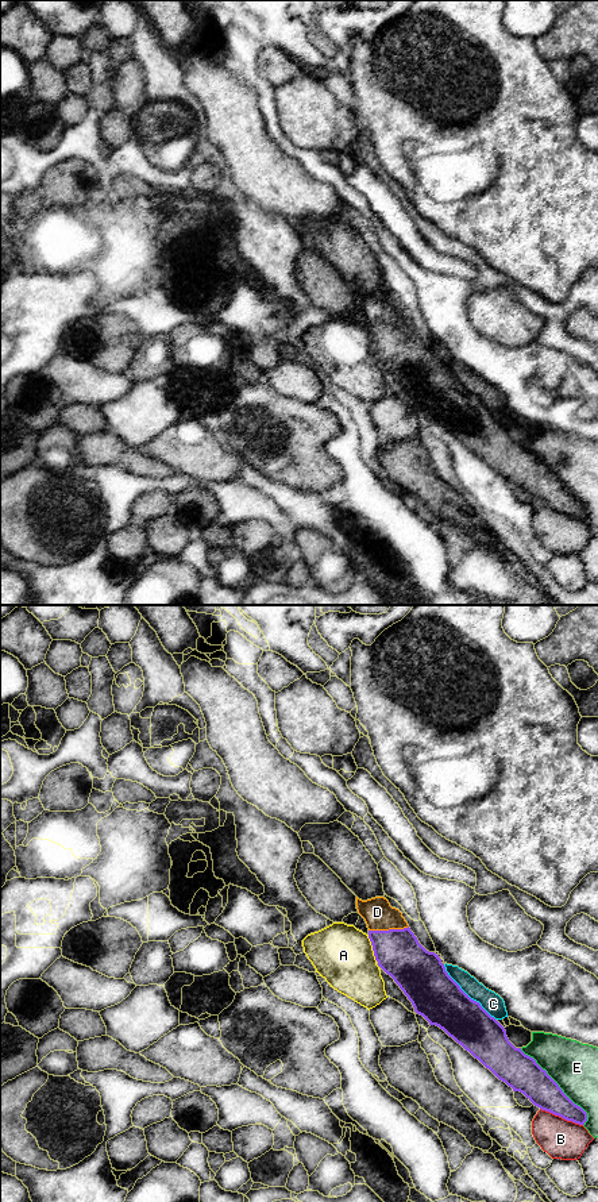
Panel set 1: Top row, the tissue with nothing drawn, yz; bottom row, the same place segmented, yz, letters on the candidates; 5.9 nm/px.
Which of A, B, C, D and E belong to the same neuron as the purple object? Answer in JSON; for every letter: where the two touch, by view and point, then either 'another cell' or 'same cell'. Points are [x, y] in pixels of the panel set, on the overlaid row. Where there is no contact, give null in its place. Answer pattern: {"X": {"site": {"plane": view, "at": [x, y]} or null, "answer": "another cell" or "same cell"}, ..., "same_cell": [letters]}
{"A": {"site": {"plane": "yz", "at": [373, 948]}, "answer": "another cell"}, "B": {"site": {"plane": "yz", "at": [562, 1117]}, "answer": "another cell"}, "C": {"site": {"plane": "yz", "at": [466, 994]}, "answer": "another cell"}, "D": {"site": {"plane": "yz", "at": [389, 929]}, "answer": "same cell"}, "E": {"site": {"plane": "yz", "at": [558, 1086]}, "answer": "another cell"}, "same_cell": ["D"]}

